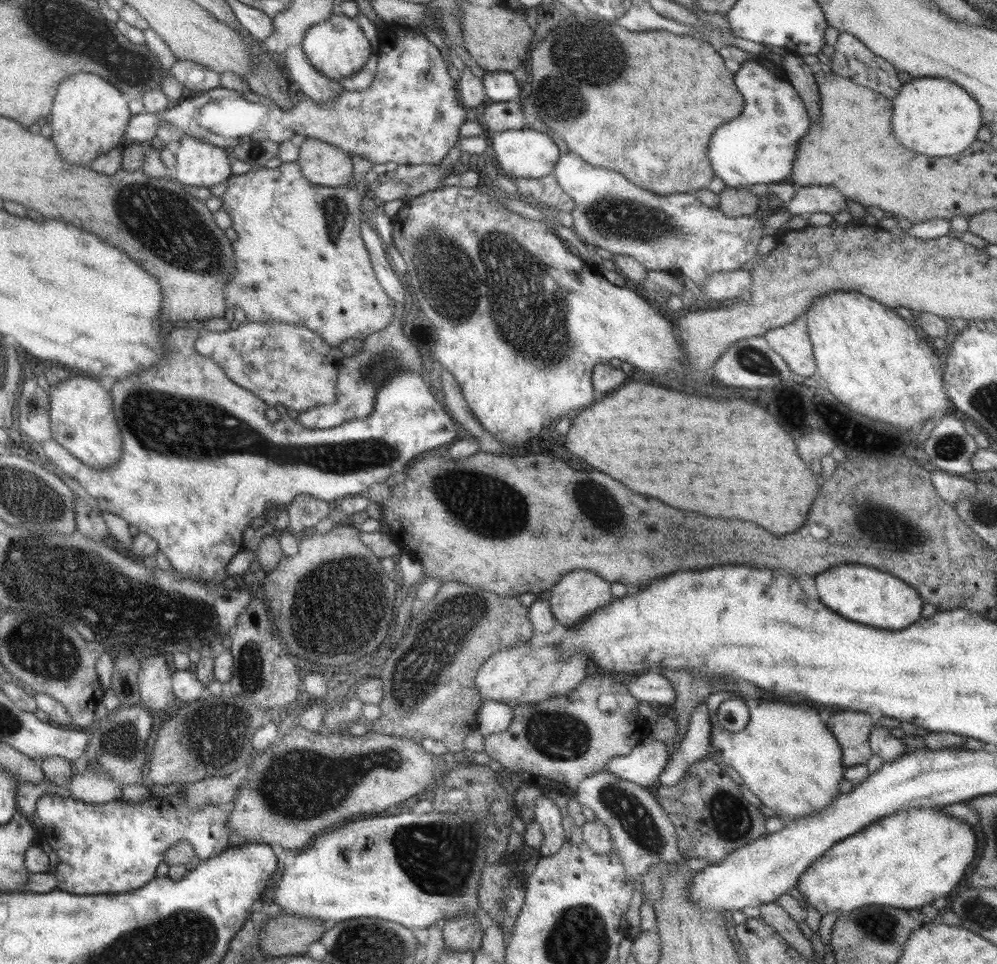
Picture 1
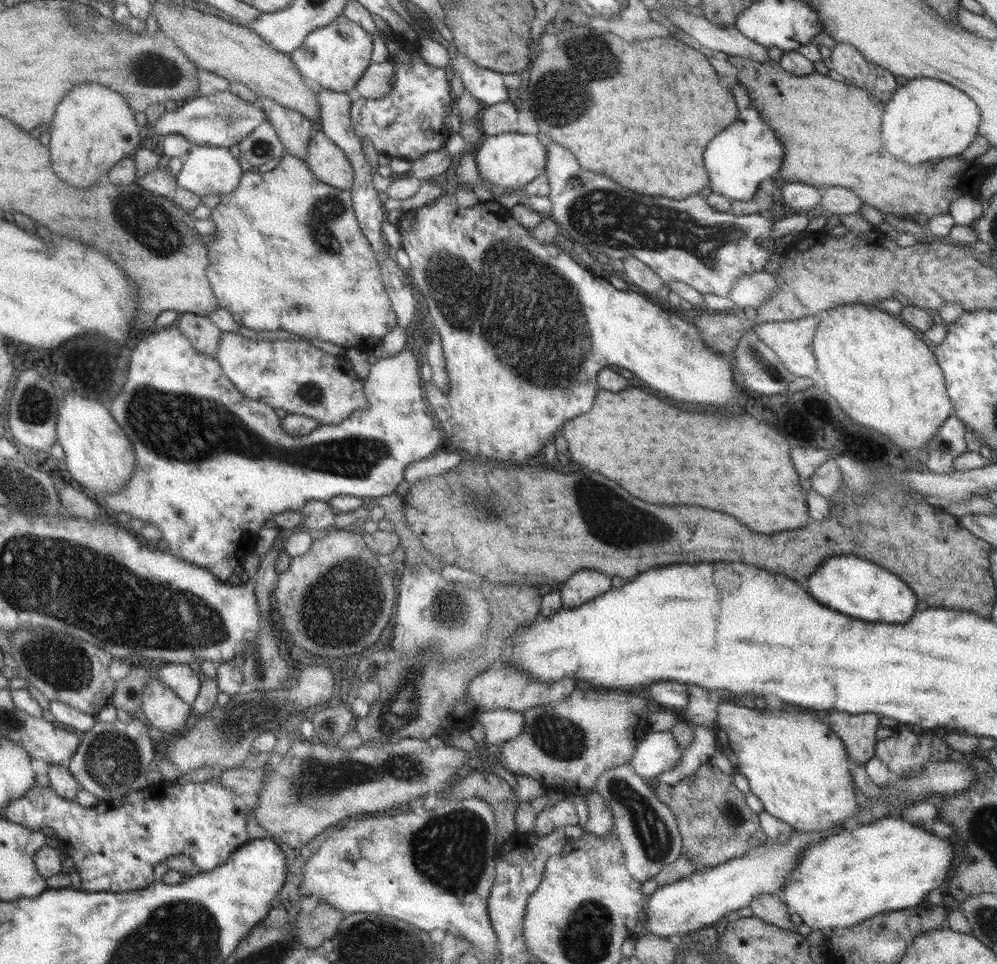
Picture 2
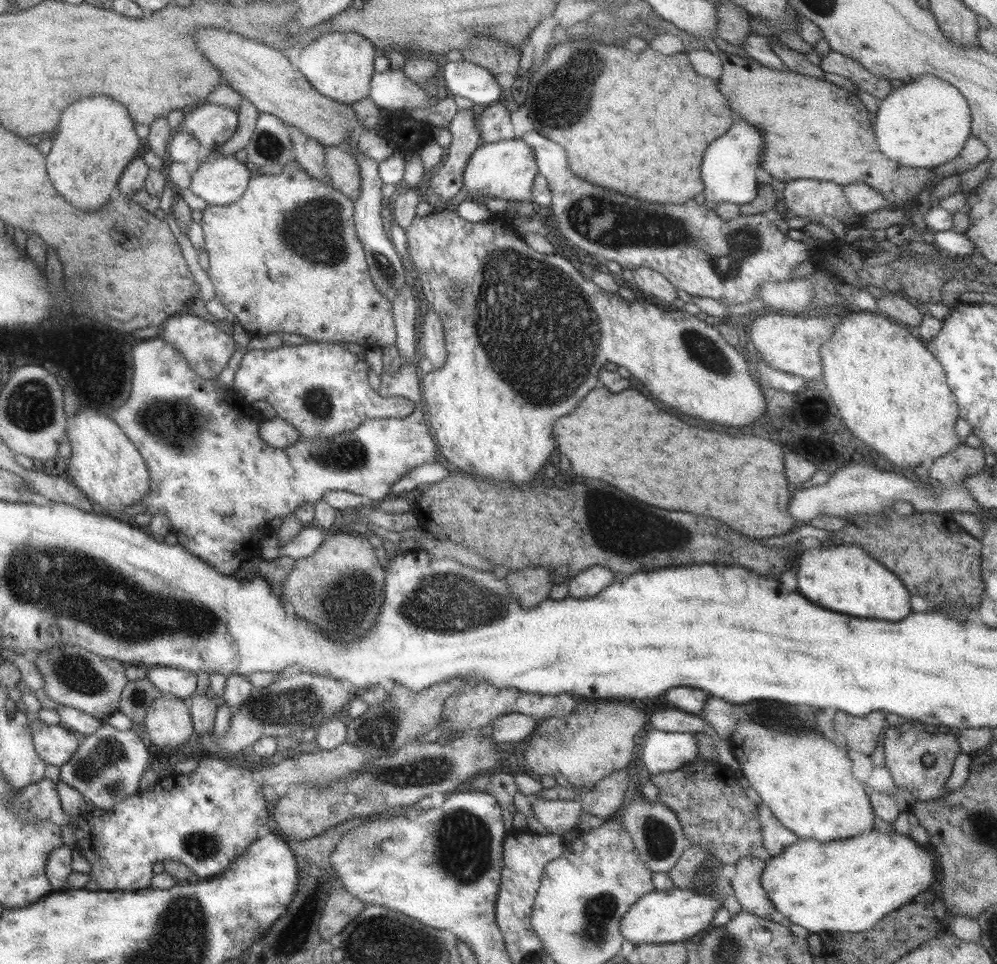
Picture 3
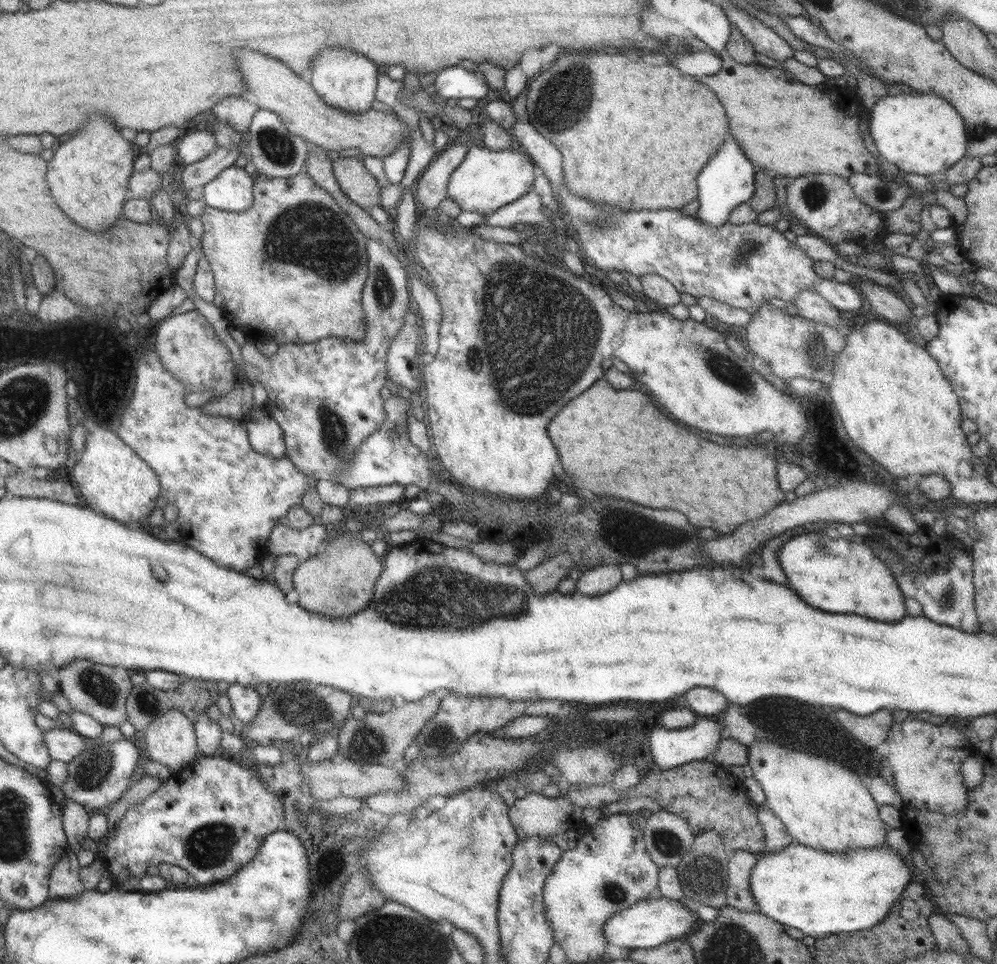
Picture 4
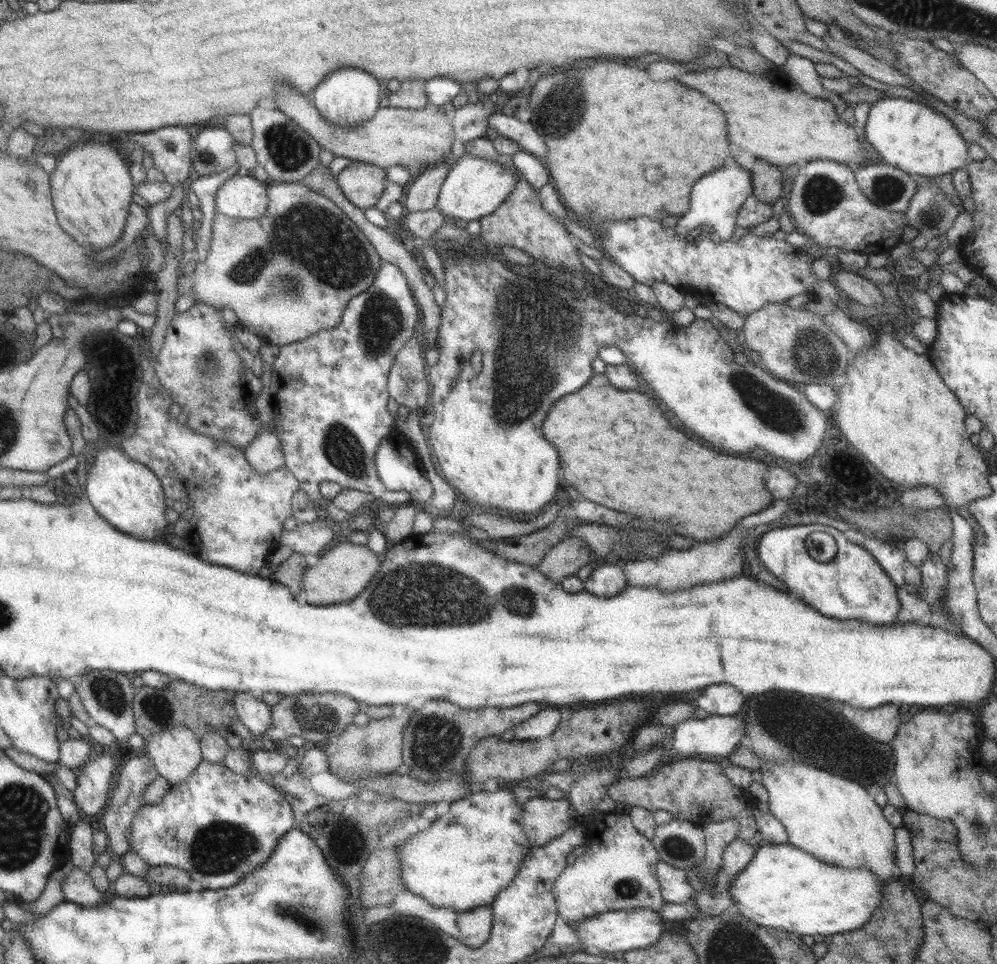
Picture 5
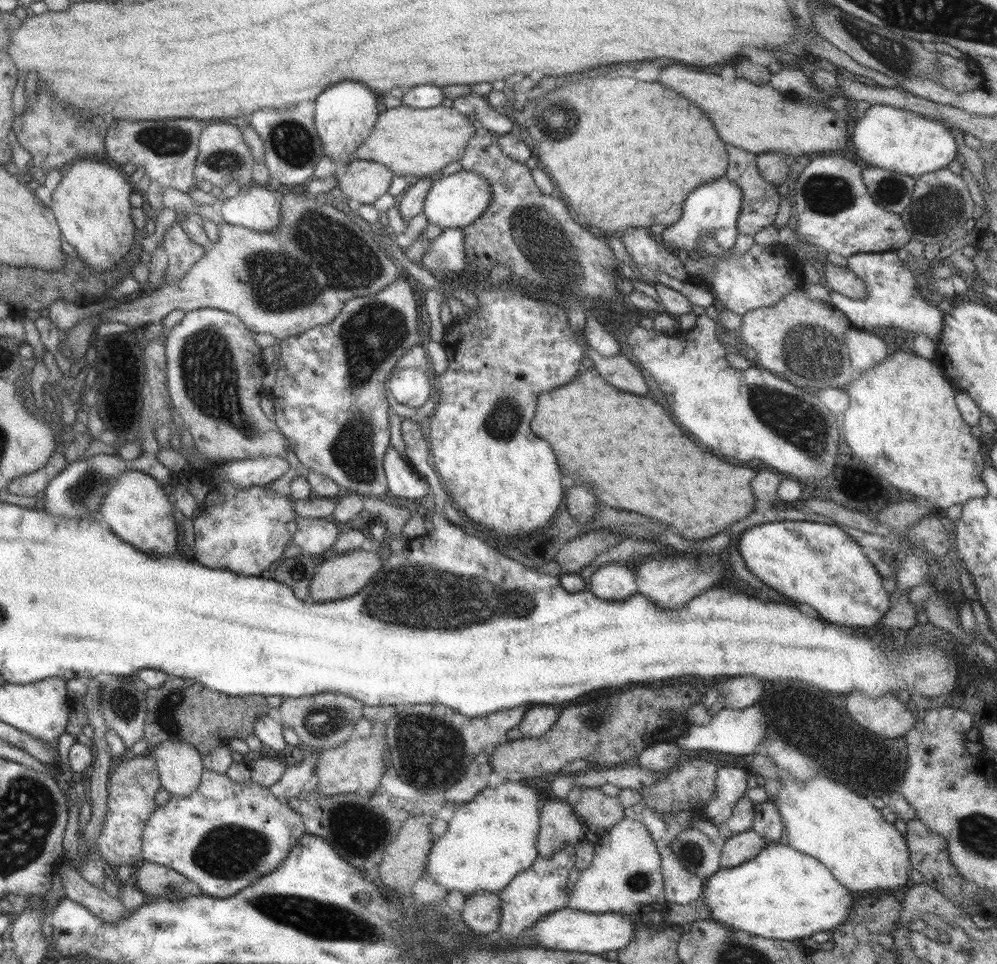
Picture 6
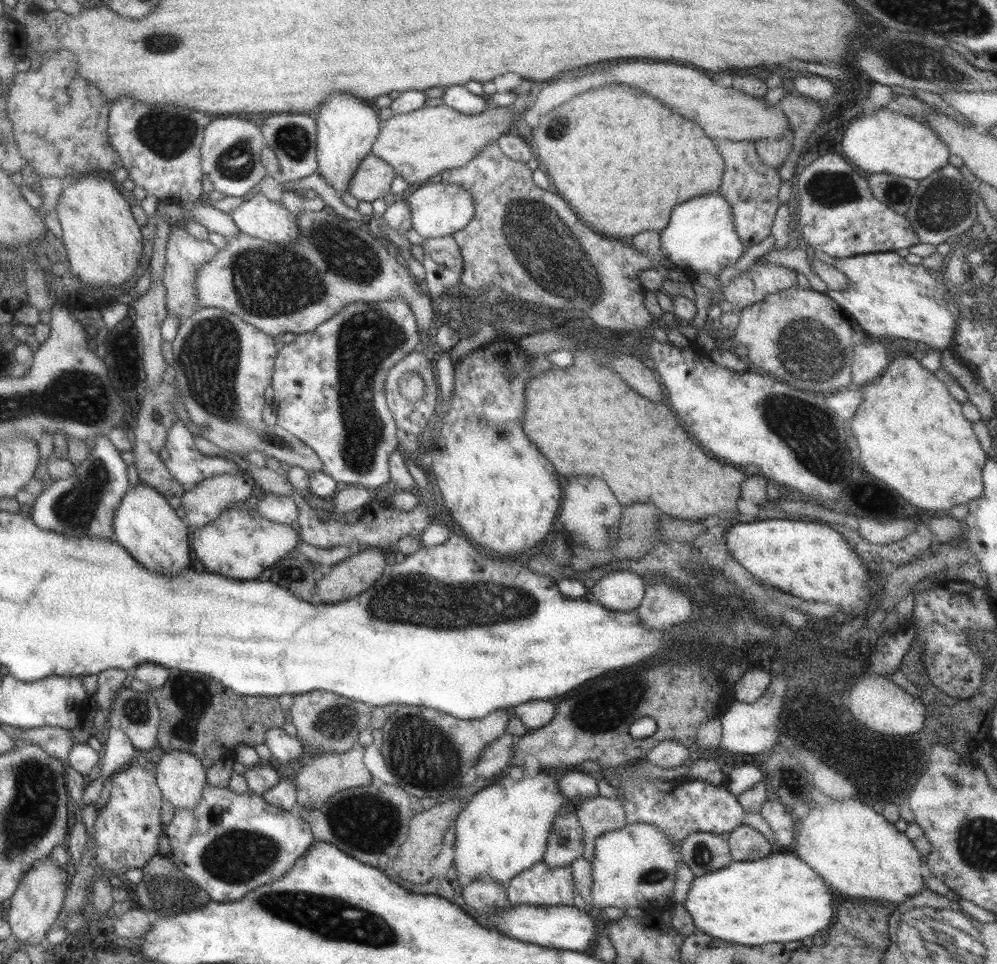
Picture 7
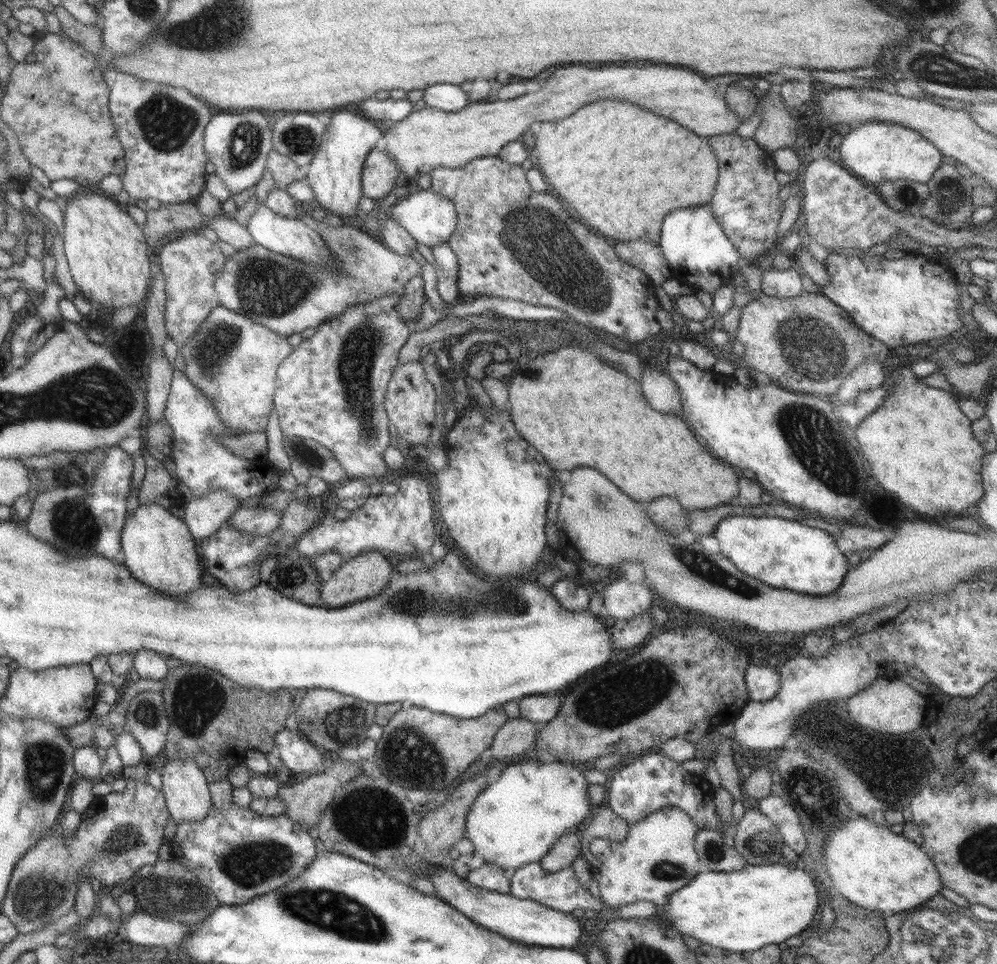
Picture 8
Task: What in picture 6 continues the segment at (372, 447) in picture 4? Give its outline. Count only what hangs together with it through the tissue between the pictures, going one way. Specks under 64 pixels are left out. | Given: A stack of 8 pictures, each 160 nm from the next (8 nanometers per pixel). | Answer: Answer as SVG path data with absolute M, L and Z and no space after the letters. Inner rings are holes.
M390 445L384 454L383 470L389 500L429 502L431 491L427 481Z

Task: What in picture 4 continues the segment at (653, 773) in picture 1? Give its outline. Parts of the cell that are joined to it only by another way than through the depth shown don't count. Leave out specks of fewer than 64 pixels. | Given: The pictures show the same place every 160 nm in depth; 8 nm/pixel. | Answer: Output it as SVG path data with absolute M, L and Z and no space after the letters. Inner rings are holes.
M699 717L687 728L667 730L667 728L657 726L657 728L651 730L651 734L649 734L650 753L651 756L653 756L653 763L659 770L669 770L695 760L704 761L709 759L711 754L717 750L719 740L723 738L723 736L721 736L723 729L723 726L721 726L719 722L713 722L713 720Z

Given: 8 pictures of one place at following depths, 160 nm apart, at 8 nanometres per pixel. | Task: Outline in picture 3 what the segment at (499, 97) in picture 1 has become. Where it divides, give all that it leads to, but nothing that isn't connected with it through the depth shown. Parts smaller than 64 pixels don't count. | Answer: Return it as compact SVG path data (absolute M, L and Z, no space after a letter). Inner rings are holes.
M460 60L445 61L443 74L446 90L450 96L462 96L473 104L491 104L501 96L495 77L481 66Z

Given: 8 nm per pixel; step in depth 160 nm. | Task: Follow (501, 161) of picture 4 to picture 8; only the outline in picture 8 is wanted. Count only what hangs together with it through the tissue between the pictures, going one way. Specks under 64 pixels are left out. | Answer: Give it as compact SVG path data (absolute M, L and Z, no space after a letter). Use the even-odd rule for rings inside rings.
M428 189L416 191L407 197L393 200L393 208L390 216L401 228L408 232L413 240L423 246L437 246L451 236L455 230L456 214L455 207L440 194L435 194Z

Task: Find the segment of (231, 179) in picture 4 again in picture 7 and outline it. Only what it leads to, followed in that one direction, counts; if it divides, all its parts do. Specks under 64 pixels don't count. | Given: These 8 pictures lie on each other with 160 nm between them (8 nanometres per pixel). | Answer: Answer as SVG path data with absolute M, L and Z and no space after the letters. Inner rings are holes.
M256 190L229 215L239 232L271 244L289 244L300 235L296 216L281 202L271 202Z

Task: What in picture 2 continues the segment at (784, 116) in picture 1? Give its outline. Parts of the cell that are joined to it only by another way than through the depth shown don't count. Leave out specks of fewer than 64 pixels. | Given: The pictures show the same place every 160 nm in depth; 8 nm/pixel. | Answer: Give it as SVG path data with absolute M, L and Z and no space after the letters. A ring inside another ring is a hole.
M736 83L730 92L737 107L737 118L731 126L719 132L705 148L703 162L709 174L709 190L730 200L749 200L758 189L759 182L774 178L778 180L779 160L783 158L783 146L775 142L773 132L757 118L750 98L744 88Z

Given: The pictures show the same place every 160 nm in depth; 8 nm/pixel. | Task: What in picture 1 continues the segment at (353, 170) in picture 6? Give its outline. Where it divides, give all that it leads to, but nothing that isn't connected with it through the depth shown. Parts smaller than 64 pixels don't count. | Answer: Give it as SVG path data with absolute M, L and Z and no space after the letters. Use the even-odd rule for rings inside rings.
M306 138L298 148L298 159L296 163L299 165L303 176L311 183L321 186L335 187L343 186L351 183L352 158L349 154L337 150L336 146L321 142L317 138Z

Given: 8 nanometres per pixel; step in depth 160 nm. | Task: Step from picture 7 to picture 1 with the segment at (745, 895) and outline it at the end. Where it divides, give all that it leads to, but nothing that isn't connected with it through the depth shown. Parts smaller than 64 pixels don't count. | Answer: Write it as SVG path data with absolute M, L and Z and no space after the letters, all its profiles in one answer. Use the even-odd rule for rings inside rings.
M931 806L901 810L876 819L859 832L835 842L798 876L795 887L802 894L806 906L813 906L821 915L835 913L839 916L873 904L909 910L949 894L961 880L969 862L975 858L977 842L971 824L951 818L938 808Z

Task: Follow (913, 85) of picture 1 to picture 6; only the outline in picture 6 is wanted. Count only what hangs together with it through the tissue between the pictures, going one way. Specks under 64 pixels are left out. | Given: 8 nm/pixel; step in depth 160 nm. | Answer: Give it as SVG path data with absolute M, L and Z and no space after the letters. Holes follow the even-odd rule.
M873 104L856 116L851 146L853 156L862 165L905 174L916 178L926 172L945 167L957 155L955 140L949 128L932 118L908 110Z

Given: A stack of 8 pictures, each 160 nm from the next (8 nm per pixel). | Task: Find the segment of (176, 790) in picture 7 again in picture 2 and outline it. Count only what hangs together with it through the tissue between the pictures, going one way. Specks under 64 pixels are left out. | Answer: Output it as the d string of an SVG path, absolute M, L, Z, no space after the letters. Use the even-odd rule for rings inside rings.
M154 675L142 696L142 711L146 724L167 734L181 732L190 722L190 705L183 702Z

